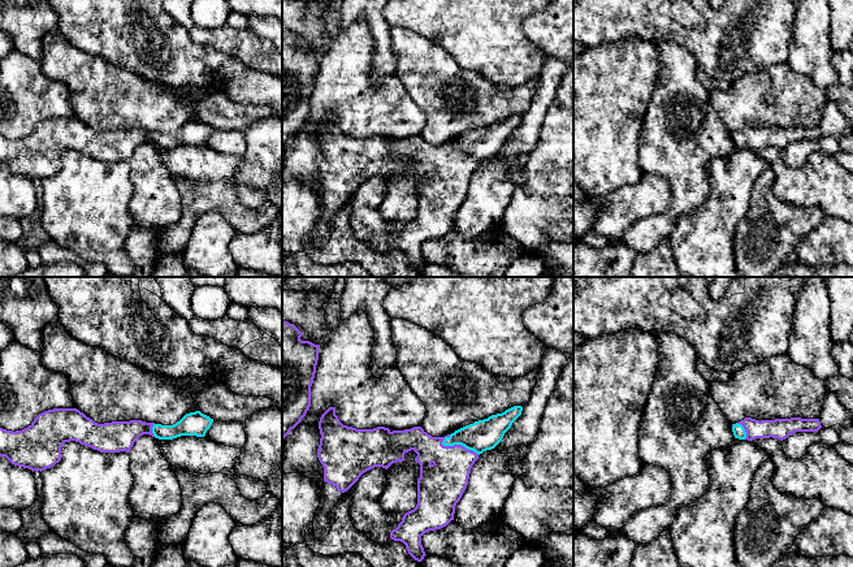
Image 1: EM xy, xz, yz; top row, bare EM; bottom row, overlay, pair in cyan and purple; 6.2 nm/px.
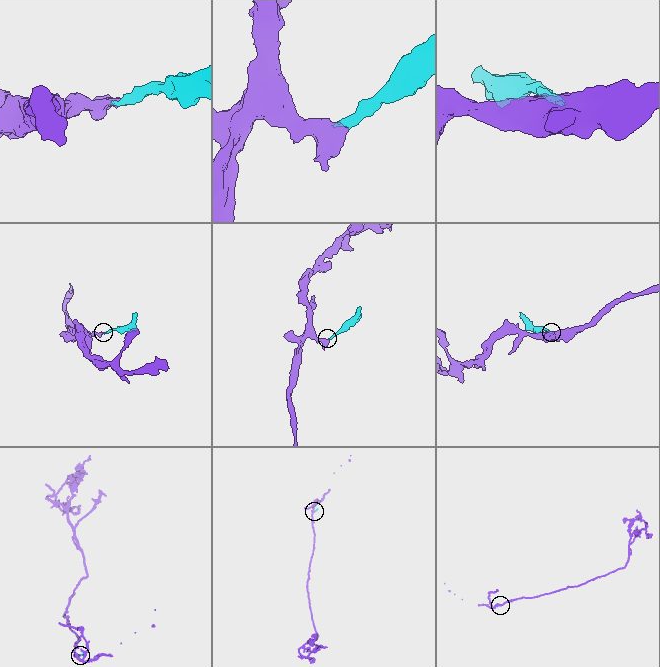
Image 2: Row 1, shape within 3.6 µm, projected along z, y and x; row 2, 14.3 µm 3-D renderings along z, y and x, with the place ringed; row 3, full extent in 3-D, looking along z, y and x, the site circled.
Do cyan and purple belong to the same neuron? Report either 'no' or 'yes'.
yes

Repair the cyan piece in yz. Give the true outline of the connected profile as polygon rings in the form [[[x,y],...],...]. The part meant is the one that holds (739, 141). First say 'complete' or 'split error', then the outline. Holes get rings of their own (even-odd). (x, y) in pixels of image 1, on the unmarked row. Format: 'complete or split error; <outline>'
split error; [[[745,126],[744,129],[732,133],[735,147],[753,150],[755,147],[778,147],[785,148],[796,140],[818,140],[822,137],[819,127],[775,127],[775,129],[755,129]]]

